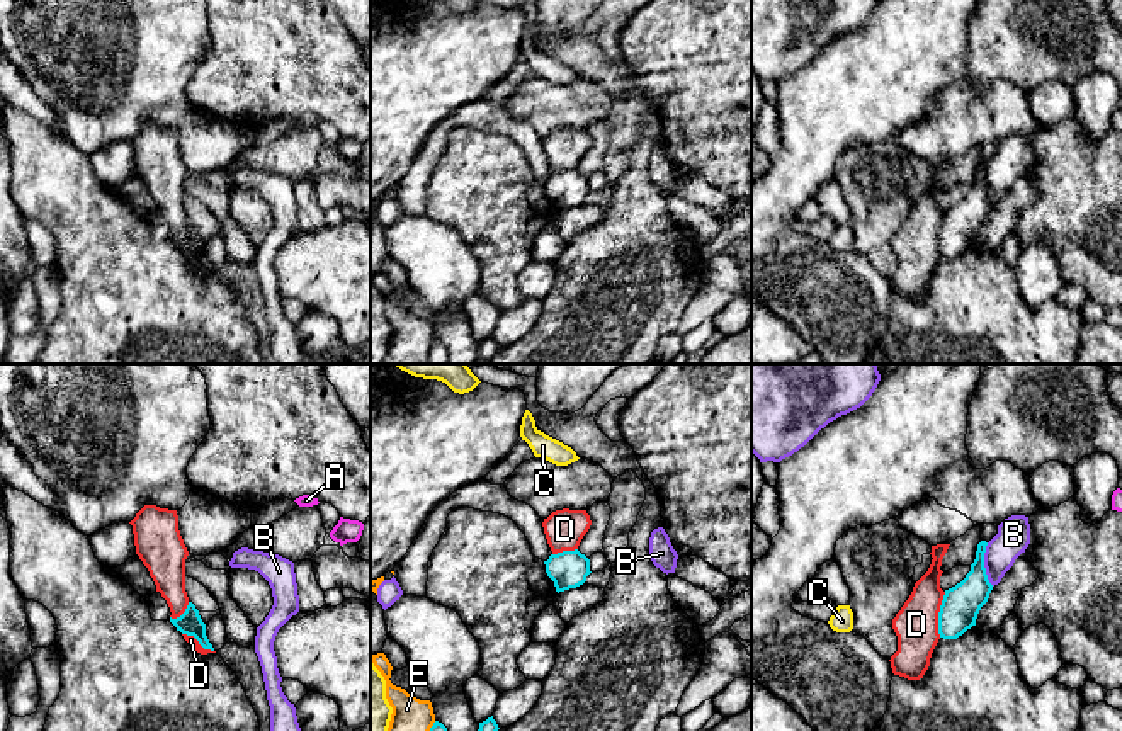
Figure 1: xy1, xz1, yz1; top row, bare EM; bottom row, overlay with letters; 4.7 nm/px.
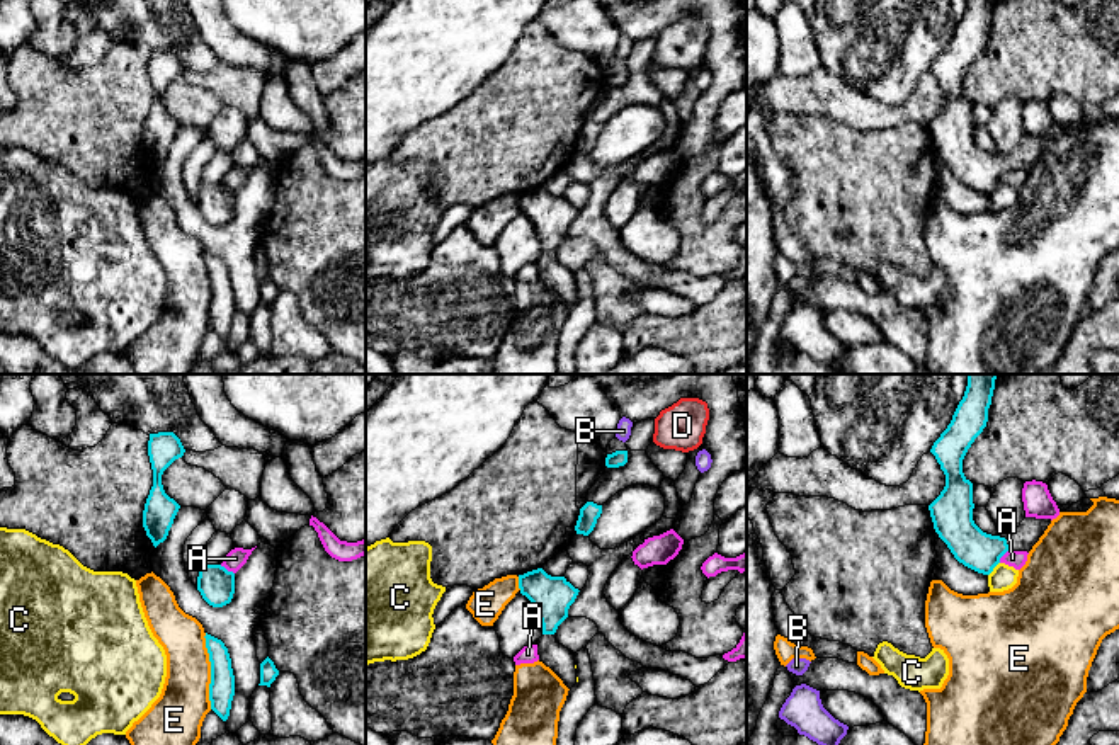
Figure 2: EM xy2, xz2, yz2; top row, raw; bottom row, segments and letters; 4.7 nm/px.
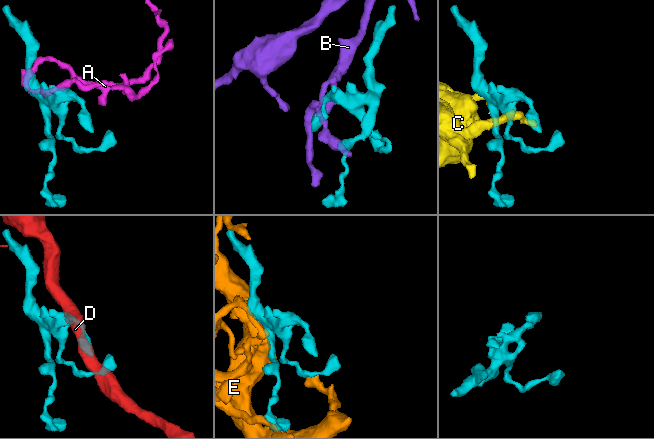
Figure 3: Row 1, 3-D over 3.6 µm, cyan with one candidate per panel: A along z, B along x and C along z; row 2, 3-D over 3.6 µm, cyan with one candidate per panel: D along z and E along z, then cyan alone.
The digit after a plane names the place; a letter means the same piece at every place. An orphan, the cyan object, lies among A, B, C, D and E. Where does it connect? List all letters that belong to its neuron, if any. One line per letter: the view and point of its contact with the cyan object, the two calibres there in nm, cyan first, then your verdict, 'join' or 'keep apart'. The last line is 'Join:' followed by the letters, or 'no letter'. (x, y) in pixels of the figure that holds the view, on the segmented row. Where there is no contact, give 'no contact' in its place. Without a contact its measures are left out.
A: contact xy2 (225, 568); calibres 170 and 90 nm; keep apart
B: contact yz1 (983, 565); calibres 180 and 160 nm; keep apart
C: contact yz2 (994, 567); calibres 190 and 120 nm; keep apart
D: contact yz1 (939, 614); calibres 180 and 200 nm; keep apart
E: contact xy2 (211, 671); calibres 130 and 240 nm; keep apart
Join: no letter

